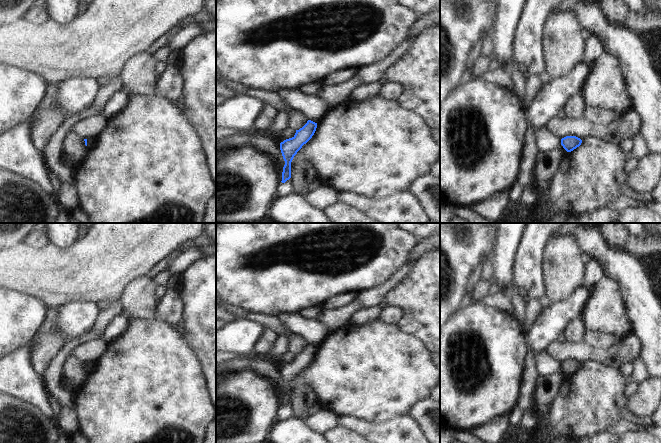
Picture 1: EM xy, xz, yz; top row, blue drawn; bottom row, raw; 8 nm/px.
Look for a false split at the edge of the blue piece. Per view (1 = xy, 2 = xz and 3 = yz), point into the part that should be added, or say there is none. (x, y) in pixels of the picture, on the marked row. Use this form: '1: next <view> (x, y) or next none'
1: next none
2: next none
3: next none

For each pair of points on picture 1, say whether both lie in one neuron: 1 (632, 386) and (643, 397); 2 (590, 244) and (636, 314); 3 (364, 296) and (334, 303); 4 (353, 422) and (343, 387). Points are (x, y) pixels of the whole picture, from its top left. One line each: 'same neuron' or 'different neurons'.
1: different neurons
2: same neuron
3: different neurons
4: different neurons

